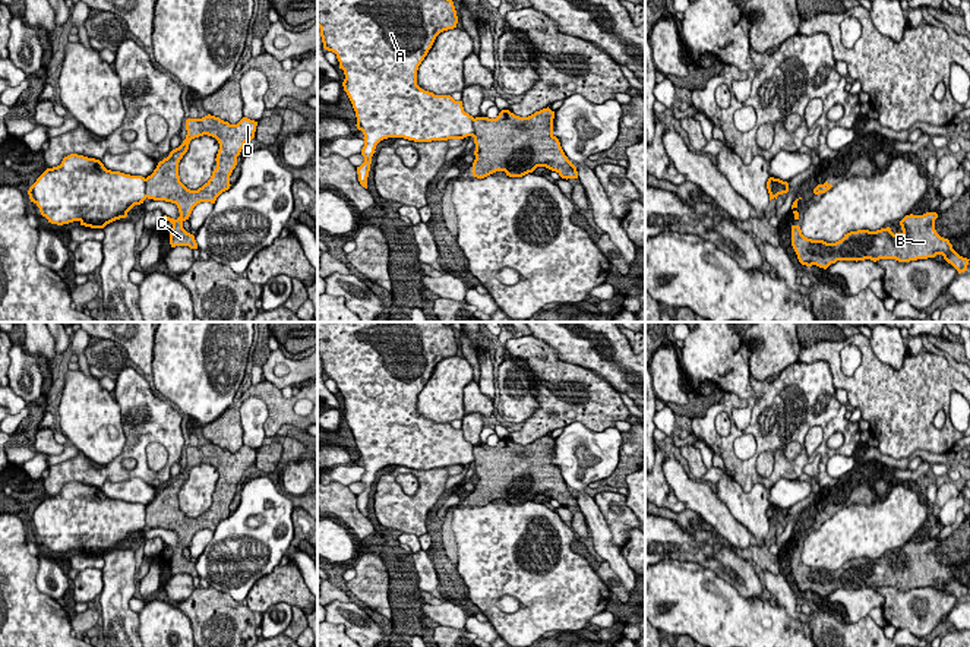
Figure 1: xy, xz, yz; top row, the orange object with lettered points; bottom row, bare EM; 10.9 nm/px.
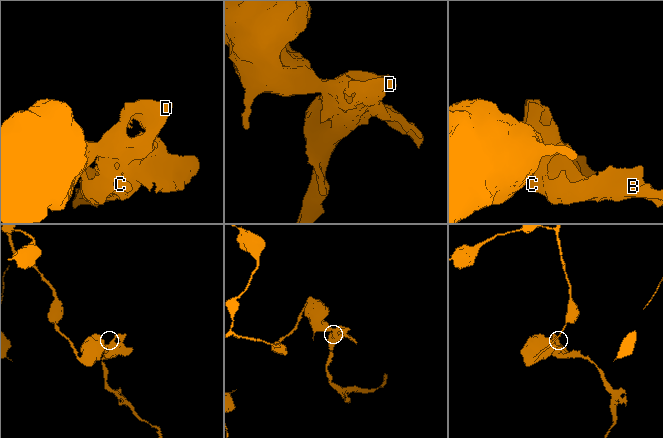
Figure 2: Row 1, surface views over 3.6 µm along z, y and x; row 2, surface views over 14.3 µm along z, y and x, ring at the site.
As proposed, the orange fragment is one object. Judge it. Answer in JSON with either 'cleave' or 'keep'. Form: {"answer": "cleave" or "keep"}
{"answer": "cleave"}

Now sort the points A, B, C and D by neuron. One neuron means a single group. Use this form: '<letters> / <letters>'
A / B C D

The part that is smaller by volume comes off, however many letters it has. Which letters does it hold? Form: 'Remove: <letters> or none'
Remove: B, C, D

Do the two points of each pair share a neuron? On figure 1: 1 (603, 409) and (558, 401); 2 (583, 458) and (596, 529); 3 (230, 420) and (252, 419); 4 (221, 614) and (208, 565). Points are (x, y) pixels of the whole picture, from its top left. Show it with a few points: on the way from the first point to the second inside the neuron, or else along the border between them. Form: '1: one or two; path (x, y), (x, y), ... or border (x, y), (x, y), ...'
1: one; path (591, 406), (569, 404)
2: one; path (581, 476), (581, 495), (591, 511)
3: two; border (256, 395), (250, 395), (240, 407), (243, 444)
4: two; border (209, 586), (227, 592), (236, 600), (243, 602)

